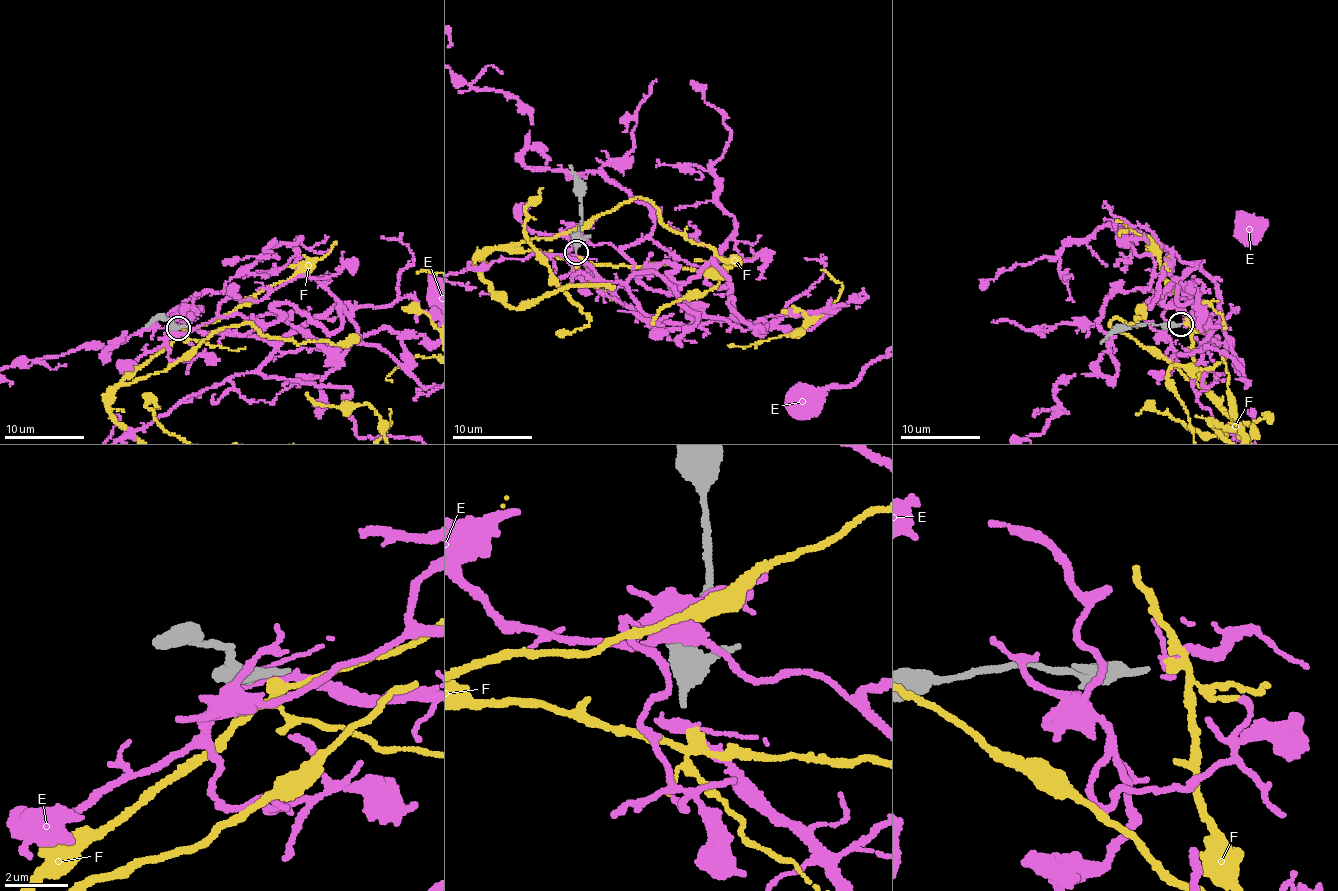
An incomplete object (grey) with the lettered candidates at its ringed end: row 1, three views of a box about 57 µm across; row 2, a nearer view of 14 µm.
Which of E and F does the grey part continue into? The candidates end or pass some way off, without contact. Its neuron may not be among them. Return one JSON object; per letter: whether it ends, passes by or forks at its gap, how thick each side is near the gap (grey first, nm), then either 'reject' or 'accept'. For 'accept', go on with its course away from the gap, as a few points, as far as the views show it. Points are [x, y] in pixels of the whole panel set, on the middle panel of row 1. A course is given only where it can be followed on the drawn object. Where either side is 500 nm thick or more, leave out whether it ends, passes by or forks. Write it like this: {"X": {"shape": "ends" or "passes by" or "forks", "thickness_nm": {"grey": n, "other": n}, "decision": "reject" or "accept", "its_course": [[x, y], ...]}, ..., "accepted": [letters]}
{"E": {"shape": "passes by", "thickness_nm": {"grey": 280, "other": 280}, "decision": "reject"}, "F": {"shape": "passes by", "thickness_nm": {"grey": 280, "other": 260}, "decision": "accept"}, "accepted": ["F"]}

